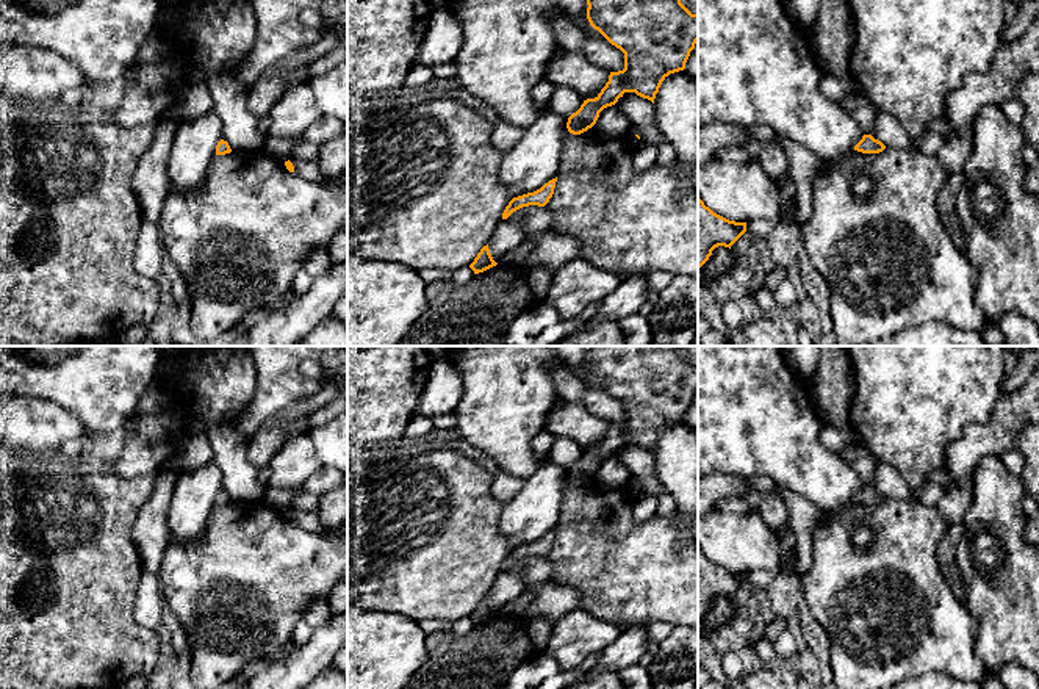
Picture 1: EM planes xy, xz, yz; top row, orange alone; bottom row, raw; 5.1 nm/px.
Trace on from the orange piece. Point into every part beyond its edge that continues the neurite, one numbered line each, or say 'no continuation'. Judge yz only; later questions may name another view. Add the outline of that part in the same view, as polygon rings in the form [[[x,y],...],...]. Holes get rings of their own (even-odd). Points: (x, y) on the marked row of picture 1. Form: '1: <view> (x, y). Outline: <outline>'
no continuation

